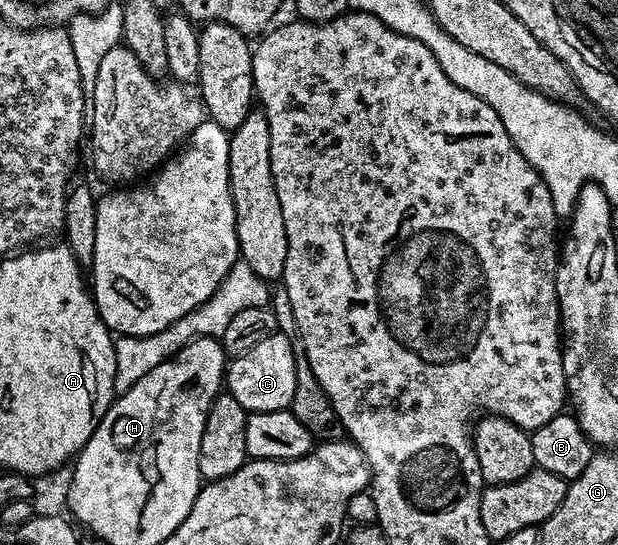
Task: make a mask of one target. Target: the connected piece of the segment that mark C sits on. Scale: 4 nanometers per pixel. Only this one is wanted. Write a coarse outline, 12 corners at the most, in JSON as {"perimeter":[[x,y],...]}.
{"perimeter":[[260,340],[227,365],[224,386],[251,414],[290,408],[296,346]]}

